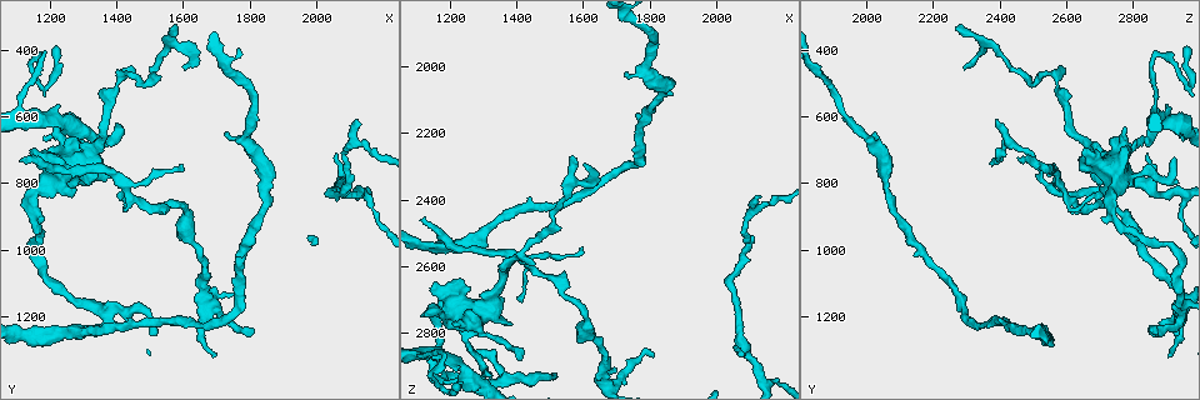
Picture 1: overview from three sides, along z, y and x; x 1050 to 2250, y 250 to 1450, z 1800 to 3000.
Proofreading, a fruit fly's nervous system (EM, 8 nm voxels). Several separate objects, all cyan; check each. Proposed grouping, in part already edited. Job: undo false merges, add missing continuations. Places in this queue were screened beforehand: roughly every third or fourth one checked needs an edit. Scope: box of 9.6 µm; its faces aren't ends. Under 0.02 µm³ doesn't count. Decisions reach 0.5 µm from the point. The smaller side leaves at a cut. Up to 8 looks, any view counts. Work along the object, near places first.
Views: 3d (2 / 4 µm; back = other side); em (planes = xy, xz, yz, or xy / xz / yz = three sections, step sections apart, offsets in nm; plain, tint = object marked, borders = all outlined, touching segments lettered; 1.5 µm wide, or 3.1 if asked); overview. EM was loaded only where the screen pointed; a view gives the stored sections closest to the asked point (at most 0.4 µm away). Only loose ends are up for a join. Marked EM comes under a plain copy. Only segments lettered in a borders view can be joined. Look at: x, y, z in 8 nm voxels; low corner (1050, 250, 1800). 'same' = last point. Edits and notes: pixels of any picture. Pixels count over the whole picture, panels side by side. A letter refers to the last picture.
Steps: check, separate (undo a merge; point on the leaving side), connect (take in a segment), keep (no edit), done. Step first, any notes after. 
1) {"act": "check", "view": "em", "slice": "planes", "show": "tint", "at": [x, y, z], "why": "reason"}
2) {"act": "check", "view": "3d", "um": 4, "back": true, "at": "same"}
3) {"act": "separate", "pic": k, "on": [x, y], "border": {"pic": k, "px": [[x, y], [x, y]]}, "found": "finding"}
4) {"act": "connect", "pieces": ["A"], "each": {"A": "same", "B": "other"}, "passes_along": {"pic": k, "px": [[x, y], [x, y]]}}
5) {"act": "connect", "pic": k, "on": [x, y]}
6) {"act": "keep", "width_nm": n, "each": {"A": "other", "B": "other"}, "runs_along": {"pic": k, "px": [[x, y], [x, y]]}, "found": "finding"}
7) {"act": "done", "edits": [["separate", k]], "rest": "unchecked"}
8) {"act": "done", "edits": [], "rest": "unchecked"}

{"act": "check", "view": "3d", "um": 4, "back": true, "at": [1240, 610, 2910], "why": "calibre changes"}

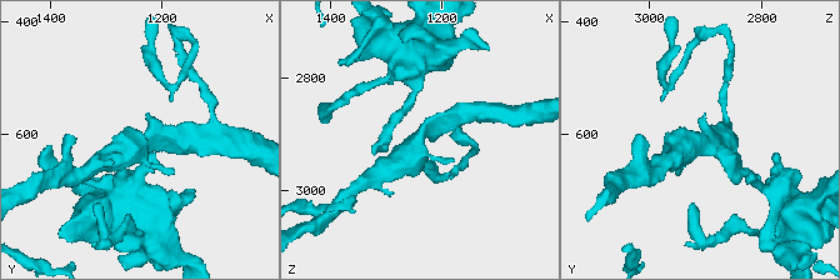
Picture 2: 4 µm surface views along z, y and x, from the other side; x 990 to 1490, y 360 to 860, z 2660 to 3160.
{"act": "check", "view": "em", "slice": "xy", "step": 8, "show": "tint", "at": [1245, 615, 2905]}

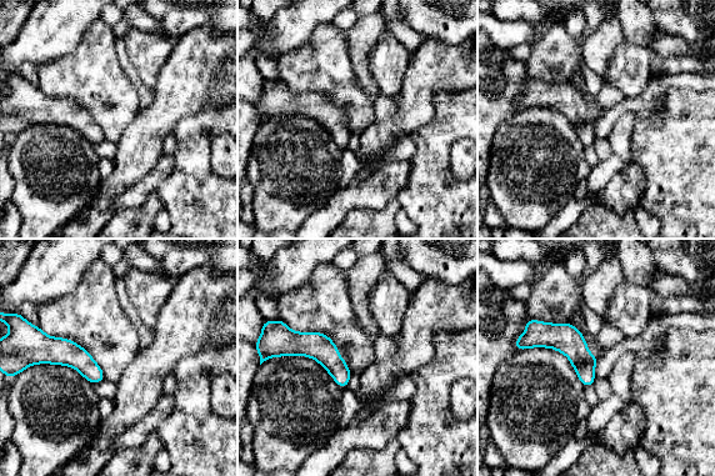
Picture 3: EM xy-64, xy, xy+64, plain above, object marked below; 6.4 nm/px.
{"act": "check", "view": "em", "slice": "planes", "show": "borders", "at": "same"}

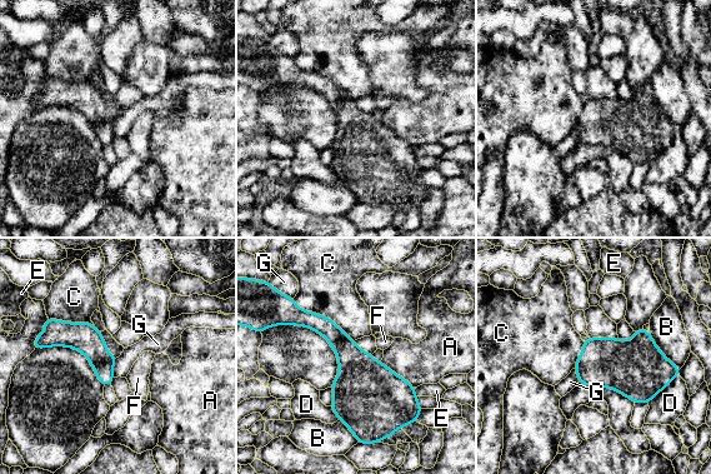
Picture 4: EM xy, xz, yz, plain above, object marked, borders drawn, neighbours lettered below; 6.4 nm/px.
{"act": "keep", "longest_contact_nm": ["C", 480], "each": {"A": "other", "B": "other", "C": "other", "D": "other", "E": "other", "F": "other", "G": "other"}, "found": "one neuron here"}

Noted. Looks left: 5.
{"act": "check", "view": "3d", "um": 2, "at": [1250, 760, 2550], "why": "thin neck"}

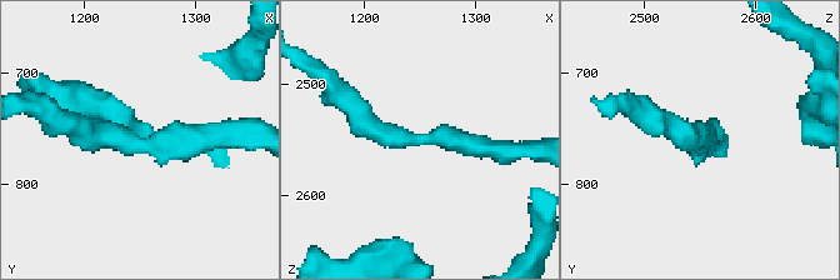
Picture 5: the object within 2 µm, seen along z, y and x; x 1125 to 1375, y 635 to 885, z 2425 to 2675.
{"act": "check", "view": "em", "slice": "planes", "show": "borders", "at": [1248, 762, 2544]}

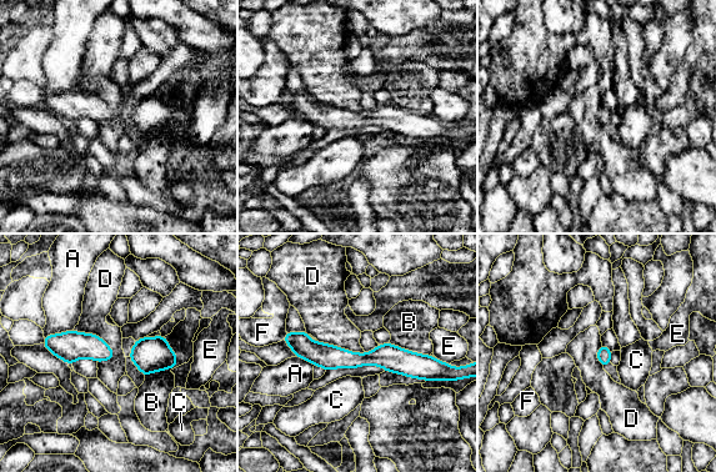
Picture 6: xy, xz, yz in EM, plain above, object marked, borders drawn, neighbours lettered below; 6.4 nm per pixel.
{"act": "keep", "each": {"A": "other", "B": "other", "C": "other", "D": "other", "E": "other", "F": "other"}, "border": {"pic": 6, "px": [[74, 330], [98, 335], [115, 355]]}, "found": "continuous, no second neuron"}

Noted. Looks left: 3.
{"act": "check", "view": "em", "slice": "planes", "show": "borders", "at": [1150, 1020, 2940], "why": "sharp bend"}

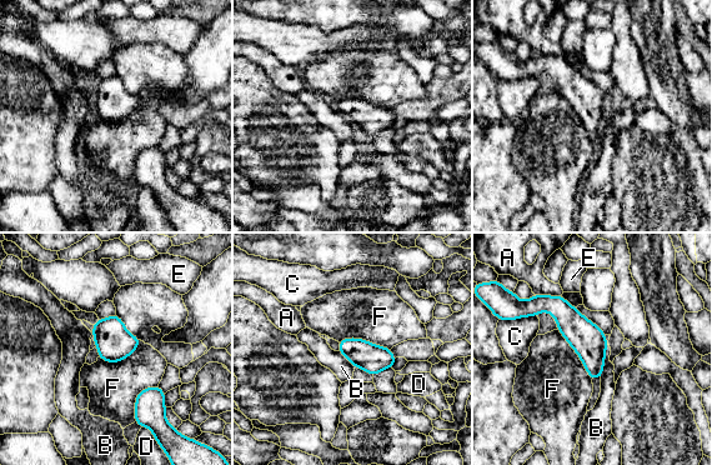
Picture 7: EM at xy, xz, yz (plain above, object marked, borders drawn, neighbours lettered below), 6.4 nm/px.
{"act": "keep", "each": {"A": "other", "B": "other", "C": "other", "D": "other", "E": "other", "F": "other"}, "border": {"pic": 7, "px": [[607, 343], [603, 370], [600, 378]]}, "found": "all the same neuron"}

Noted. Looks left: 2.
{"act": "done", "edits": [], "rest": "unchecked"}

